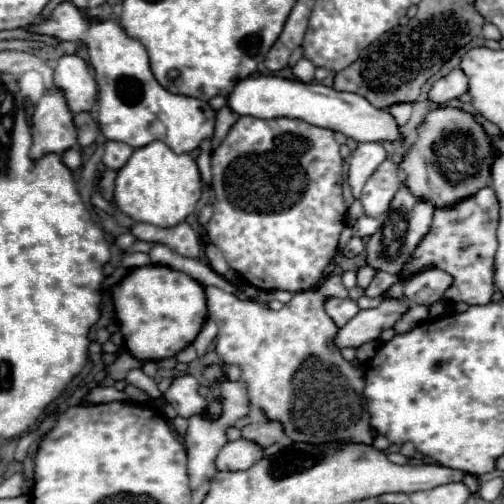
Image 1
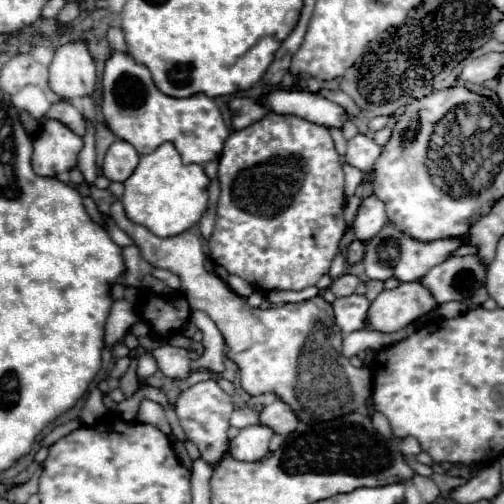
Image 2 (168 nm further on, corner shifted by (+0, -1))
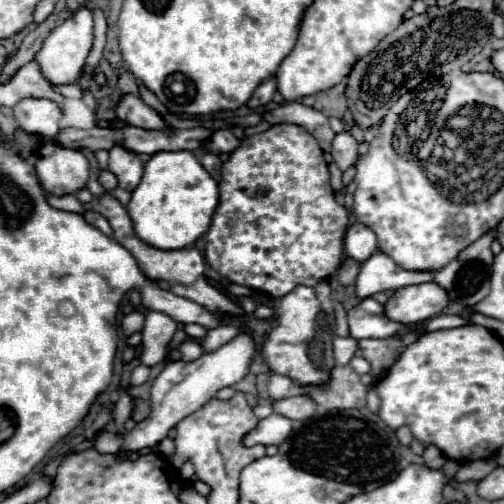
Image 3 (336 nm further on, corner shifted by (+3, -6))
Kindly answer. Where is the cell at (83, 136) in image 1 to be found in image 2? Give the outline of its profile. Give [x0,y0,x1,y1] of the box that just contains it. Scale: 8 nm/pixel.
[46,102,86,136]

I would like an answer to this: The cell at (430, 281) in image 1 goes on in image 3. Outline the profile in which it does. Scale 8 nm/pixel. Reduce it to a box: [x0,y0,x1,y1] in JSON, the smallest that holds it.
[435,233,495,305]

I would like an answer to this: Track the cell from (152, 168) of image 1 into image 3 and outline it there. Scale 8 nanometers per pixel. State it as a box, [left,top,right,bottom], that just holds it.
[127,151,219,249]

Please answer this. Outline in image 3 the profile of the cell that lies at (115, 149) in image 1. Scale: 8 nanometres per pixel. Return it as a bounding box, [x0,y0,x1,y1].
[109,145,143,193]

